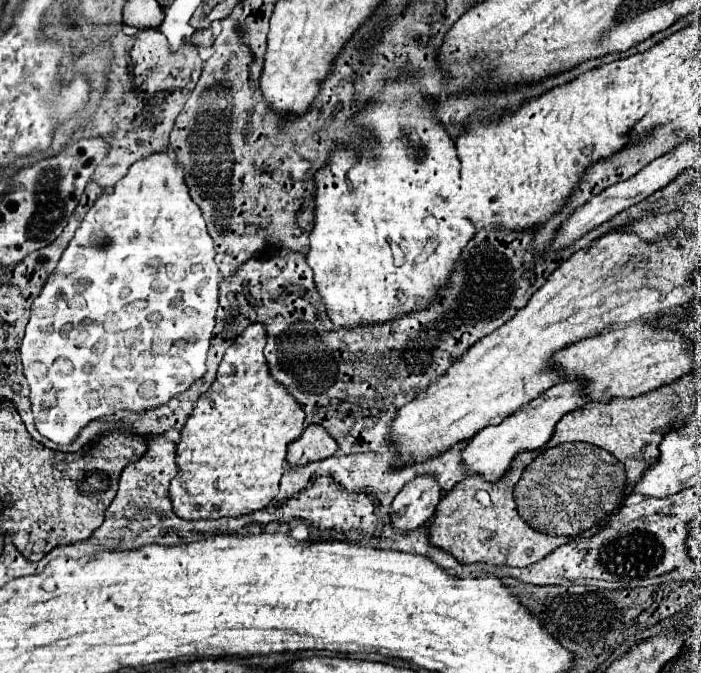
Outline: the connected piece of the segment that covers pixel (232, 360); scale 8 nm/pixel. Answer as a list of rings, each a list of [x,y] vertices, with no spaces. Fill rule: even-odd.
[[[253,322],[243,334],[235,338],[235,342],[225,352],[219,364],[215,382],[197,400],[189,420],[181,430],[181,440],[177,444],[179,474],[171,480],[171,488],[169,488],[173,512],[179,518],[201,520],[201,518],[241,516],[241,514],[261,510],[279,492],[285,454],[291,466],[299,466],[313,460],[329,458],[339,450],[339,446],[331,436],[327,436],[327,430],[323,430],[323,426],[309,424],[305,428],[305,412],[299,408],[299,402],[291,398],[291,394],[287,392],[287,388],[283,388],[283,384],[273,380],[267,368],[267,360],[263,356],[265,344],[267,344],[267,332],[259,322]]]

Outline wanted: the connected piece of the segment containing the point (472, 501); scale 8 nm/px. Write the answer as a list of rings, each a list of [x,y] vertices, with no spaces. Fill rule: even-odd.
[[[537,448],[535,452],[519,452],[515,460],[511,462],[511,468],[495,482],[487,484],[483,476],[467,476],[461,480],[451,492],[447,492],[433,516],[433,522],[429,524],[431,544],[447,550],[449,554],[457,556],[457,560],[463,560],[463,564],[473,562],[487,562],[495,566],[529,566],[533,562],[539,562],[545,554],[553,552],[555,548],[567,544],[571,538],[567,536],[551,536],[533,530],[527,522],[523,522],[517,514],[515,502],[513,502],[513,486],[517,484],[521,472],[543,452],[543,448]],[[489,488],[489,496],[493,506],[483,506],[475,494],[479,490]]]

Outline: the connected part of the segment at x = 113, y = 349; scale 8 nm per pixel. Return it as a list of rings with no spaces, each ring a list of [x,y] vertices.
[[[153,152],[143,160],[137,160],[127,176],[123,176],[109,192],[103,192],[97,202],[91,206],[81,226],[77,228],[73,240],[63,252],[55,272],[49,276],[41,294],[35,298],[31,308],[31,318],[25,330],[25,338],[21,342],[21,362],[23,374],[31,386],[31,408],[35,416],[35,426],[41,436],[49,438],[55,444],[71,444],[79,430],[105,414],[113,414],[115,410],[149,410],[165,404],[169,398],[187,390],[197,378],[205,374],[205,358],[209,350],[211,332],[215,326],[217,312],[217,288],[219,288],[219,268],[215,264],[215,244],[207,232],[205,220],[201,216],[199,206],[191,200],[189,188],[183,178],[183,166],[177,158],[167,152]]]

